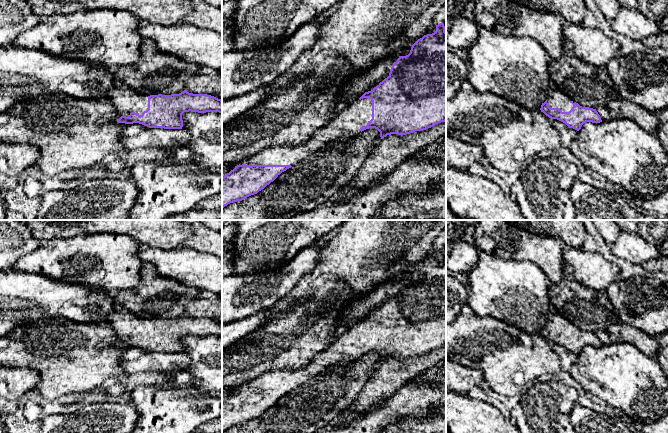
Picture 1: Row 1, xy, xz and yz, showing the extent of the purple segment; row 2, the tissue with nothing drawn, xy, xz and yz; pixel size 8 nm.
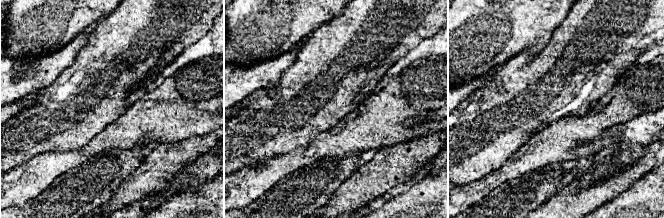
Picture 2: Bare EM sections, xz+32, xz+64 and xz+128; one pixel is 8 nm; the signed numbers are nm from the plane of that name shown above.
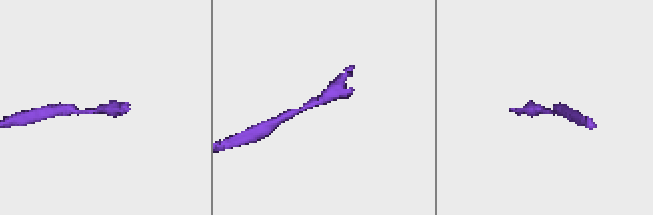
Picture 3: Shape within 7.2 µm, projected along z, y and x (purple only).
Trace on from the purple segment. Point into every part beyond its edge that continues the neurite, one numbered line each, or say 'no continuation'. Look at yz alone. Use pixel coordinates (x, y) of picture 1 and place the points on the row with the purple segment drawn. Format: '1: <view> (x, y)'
1: yz (556, 99)

